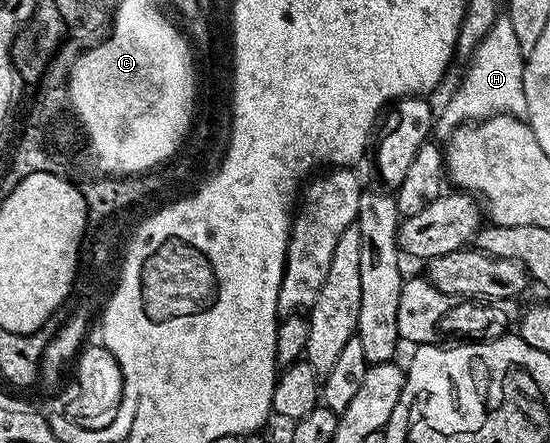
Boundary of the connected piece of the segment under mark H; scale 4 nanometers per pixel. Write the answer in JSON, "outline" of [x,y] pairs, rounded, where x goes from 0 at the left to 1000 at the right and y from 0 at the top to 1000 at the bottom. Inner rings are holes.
{"outline":[[[907,38],[900,54],[878,79],[853,126],[856,144],[835,187],[835,199],[813,223],[805,253],[796,253],[787,278],[787,305],[805,318],[827,289],[851,273],[887,269],[891,260],[956,262],[955,192],[951,190],[951,147],[955,117],[940,102],[940,81],[933,77],[933,47]]]}

